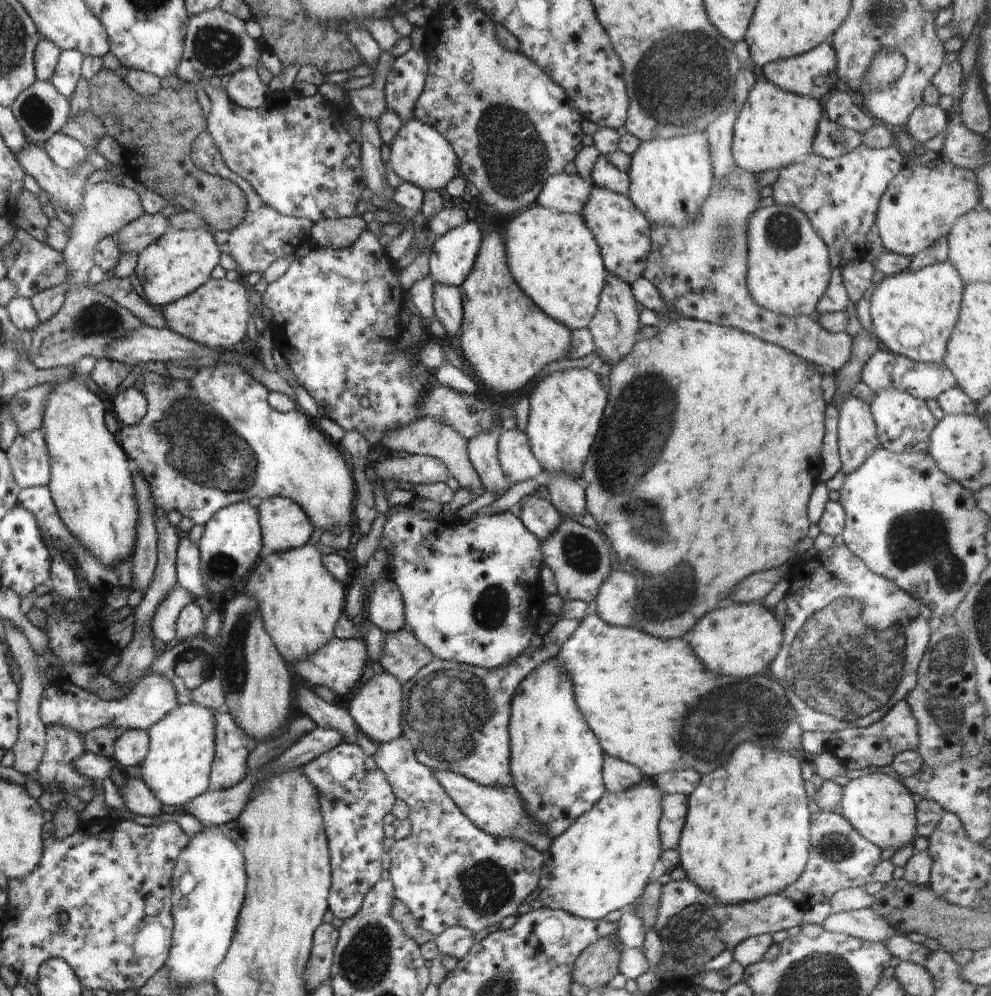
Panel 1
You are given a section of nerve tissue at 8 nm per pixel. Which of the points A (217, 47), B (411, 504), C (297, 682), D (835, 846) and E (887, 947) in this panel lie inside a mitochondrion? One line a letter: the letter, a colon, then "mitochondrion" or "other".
A: mitochondrion
B: other
C: other
D: mitochondrion
E: other

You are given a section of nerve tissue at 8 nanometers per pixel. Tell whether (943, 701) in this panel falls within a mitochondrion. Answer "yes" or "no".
yes

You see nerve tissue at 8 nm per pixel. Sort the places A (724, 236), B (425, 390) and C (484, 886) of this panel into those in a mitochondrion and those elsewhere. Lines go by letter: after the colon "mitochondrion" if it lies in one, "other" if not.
A: mitochondrion
B: other
C: mitochondrion

